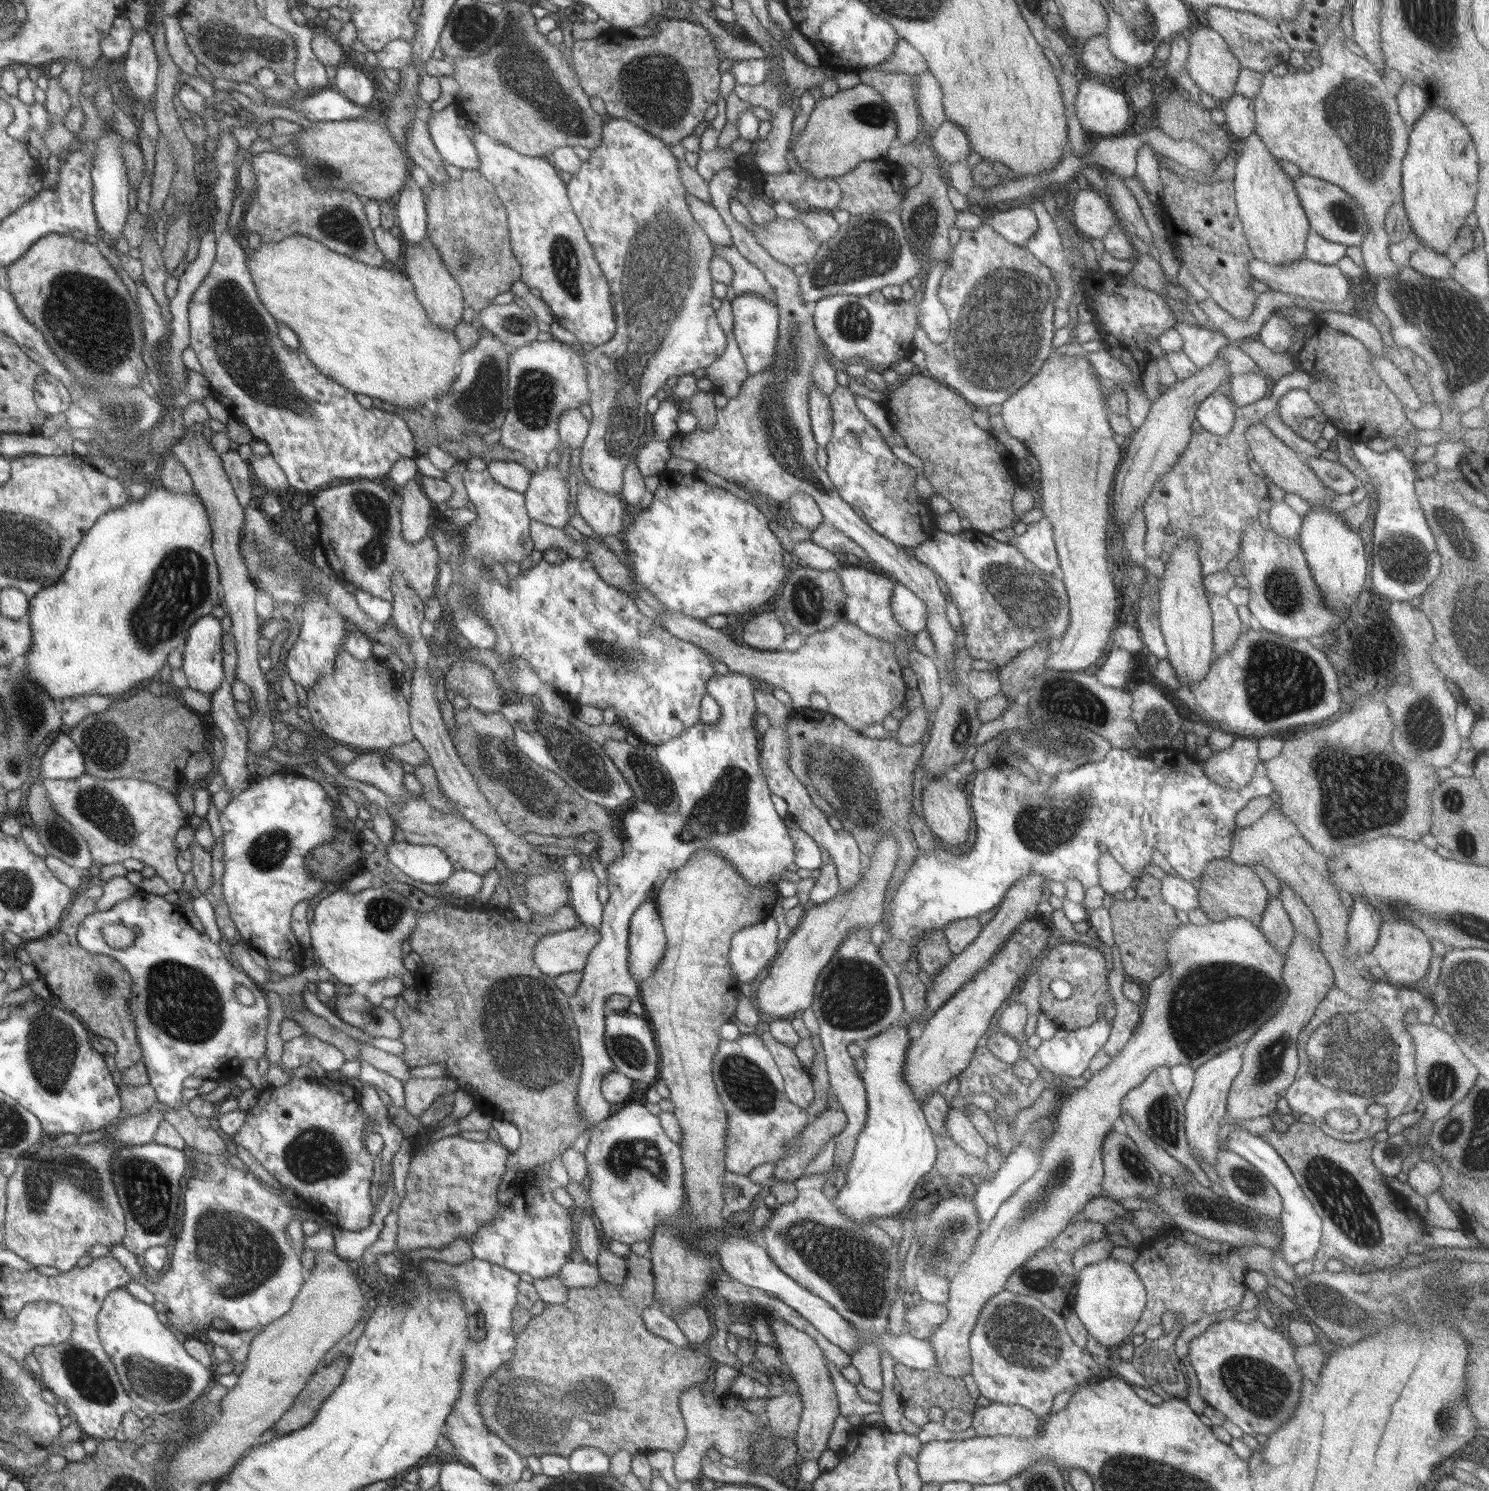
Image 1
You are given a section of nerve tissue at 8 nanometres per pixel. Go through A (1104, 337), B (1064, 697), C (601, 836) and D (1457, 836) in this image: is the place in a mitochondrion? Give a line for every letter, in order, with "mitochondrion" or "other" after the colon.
A: other
B: mitochondrion
C: other
D: other

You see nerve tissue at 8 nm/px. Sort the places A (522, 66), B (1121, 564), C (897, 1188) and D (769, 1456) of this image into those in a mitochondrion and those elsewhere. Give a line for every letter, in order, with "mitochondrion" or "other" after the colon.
A: mitochondrion
B: other
C: other
D: mitochondrion

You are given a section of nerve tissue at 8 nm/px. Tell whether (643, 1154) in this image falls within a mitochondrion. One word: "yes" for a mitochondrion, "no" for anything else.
yes

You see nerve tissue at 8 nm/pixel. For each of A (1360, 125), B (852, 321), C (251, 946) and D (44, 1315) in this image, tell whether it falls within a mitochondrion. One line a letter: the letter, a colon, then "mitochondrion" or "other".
A: mitochondrion
B: mitochondrion
C: other
D: other

